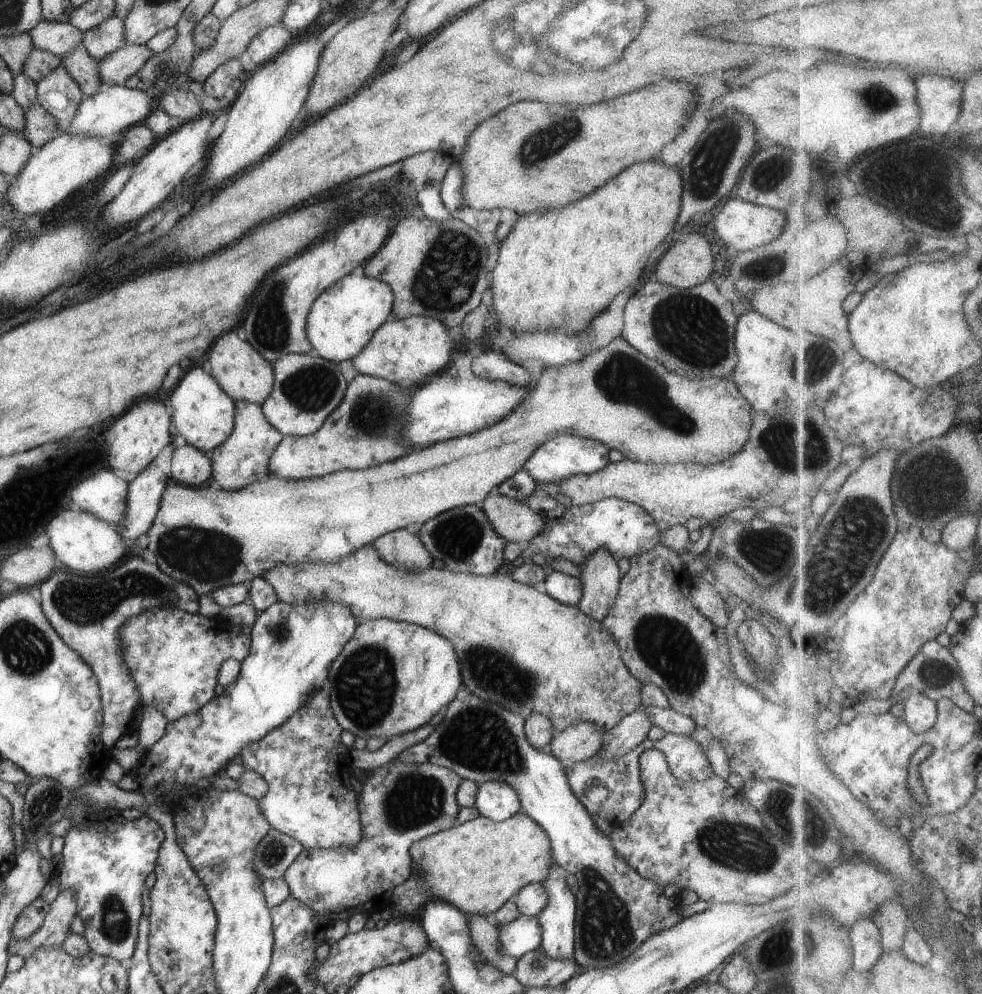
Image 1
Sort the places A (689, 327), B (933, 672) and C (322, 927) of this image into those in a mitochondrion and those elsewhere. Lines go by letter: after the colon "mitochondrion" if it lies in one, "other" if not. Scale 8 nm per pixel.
A: mitochondrion
B: mitochondrion
C: other

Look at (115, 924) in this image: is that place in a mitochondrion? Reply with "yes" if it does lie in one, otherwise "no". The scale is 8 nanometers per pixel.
yes

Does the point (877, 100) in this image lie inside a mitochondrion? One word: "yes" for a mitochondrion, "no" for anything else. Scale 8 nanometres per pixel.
yes

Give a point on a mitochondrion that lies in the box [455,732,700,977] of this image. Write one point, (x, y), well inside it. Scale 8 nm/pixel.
(606, 933)

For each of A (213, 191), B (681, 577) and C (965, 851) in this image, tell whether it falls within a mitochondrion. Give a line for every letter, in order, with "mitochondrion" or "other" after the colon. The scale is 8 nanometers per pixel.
A: other
B: other
C: mitochondrion

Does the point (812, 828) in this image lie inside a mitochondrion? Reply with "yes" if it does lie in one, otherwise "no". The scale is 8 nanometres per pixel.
yes

